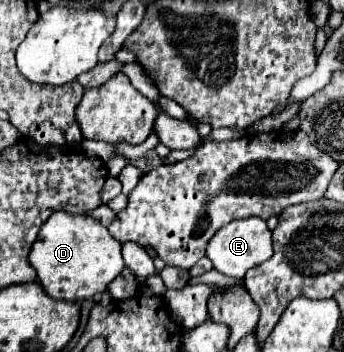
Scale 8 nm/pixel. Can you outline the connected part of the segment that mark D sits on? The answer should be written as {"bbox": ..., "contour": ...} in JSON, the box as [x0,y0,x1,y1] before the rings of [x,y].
{"bbox":[30,211,124,301],"contour":[[[58,211],[58,213],[52,213],[48,217],[48,221],[40,227],[38,239],[34,241],[32,251],[30,251],[30,263],[34,265],[34,269],[38,273],[40,285],[52,299],[82,301],[82,299],[94,297],[96,293],[106,291],[108,283],[120,275],[120,271],[124,269],[120,249],[122,249],[122,245],[108,233],[108,229],[102,223],[98,223],[96,219],[92,219],[90,215],[72,215],[66,211]]]}

